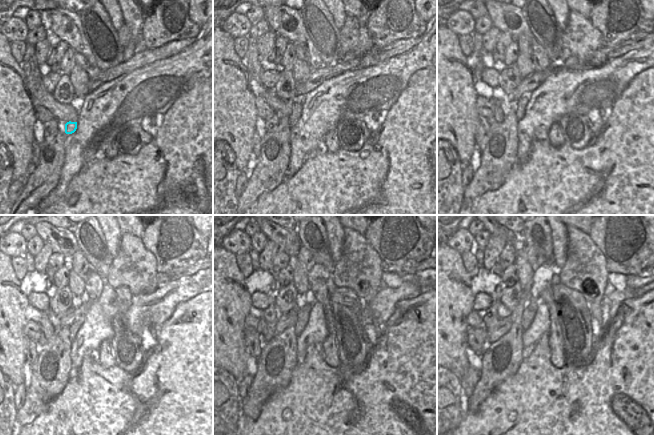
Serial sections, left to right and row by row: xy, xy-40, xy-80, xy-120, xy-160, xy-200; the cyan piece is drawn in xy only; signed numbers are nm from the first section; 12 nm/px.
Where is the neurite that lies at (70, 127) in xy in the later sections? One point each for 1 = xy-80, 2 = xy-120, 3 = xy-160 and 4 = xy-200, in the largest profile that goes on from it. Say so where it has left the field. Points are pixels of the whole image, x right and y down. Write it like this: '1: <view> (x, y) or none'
1: xy-80 (523, 101)
2: xy-120 (79, 319)
3: xy-160 (304, 311)
4: xy-200 (528, 314)

